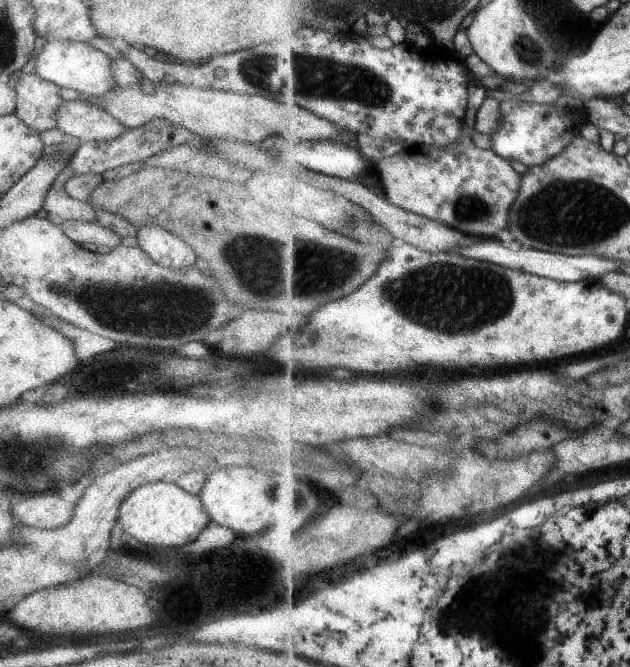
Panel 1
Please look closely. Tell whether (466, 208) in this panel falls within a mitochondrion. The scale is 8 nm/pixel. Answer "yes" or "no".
yes

